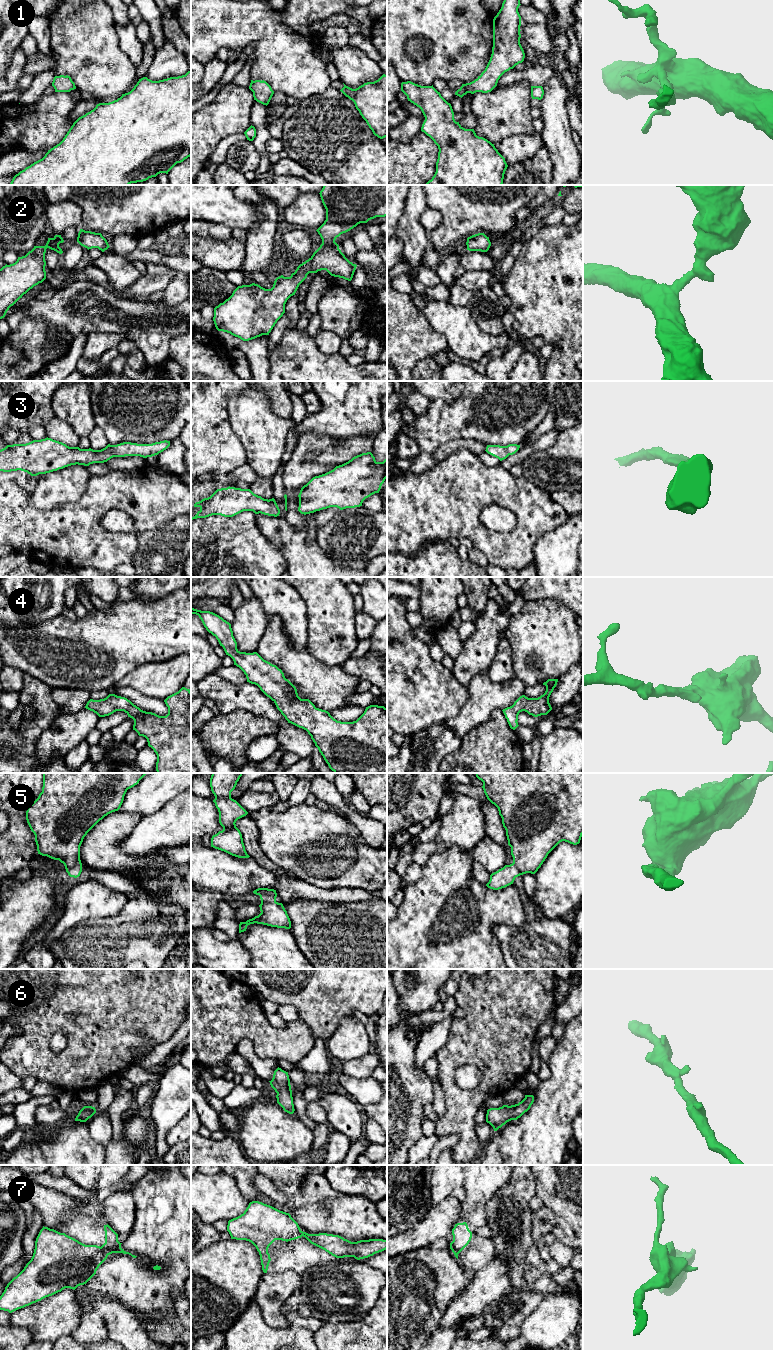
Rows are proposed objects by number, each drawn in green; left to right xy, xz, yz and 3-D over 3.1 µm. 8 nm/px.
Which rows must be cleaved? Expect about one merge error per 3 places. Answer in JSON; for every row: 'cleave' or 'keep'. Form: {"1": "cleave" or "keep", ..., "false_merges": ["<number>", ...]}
{"1": "keep", "2": "keep", "3": "keep", "4": "keep", "5": "keep", "6": "keep", "7": "cleave", "false_merges": ["7"]}

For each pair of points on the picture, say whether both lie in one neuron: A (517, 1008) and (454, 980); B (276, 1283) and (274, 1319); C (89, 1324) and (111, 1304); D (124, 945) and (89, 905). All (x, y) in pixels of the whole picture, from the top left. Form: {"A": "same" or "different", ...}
{"A": "different", "B": "same", "C": "different", "D": "different"}

